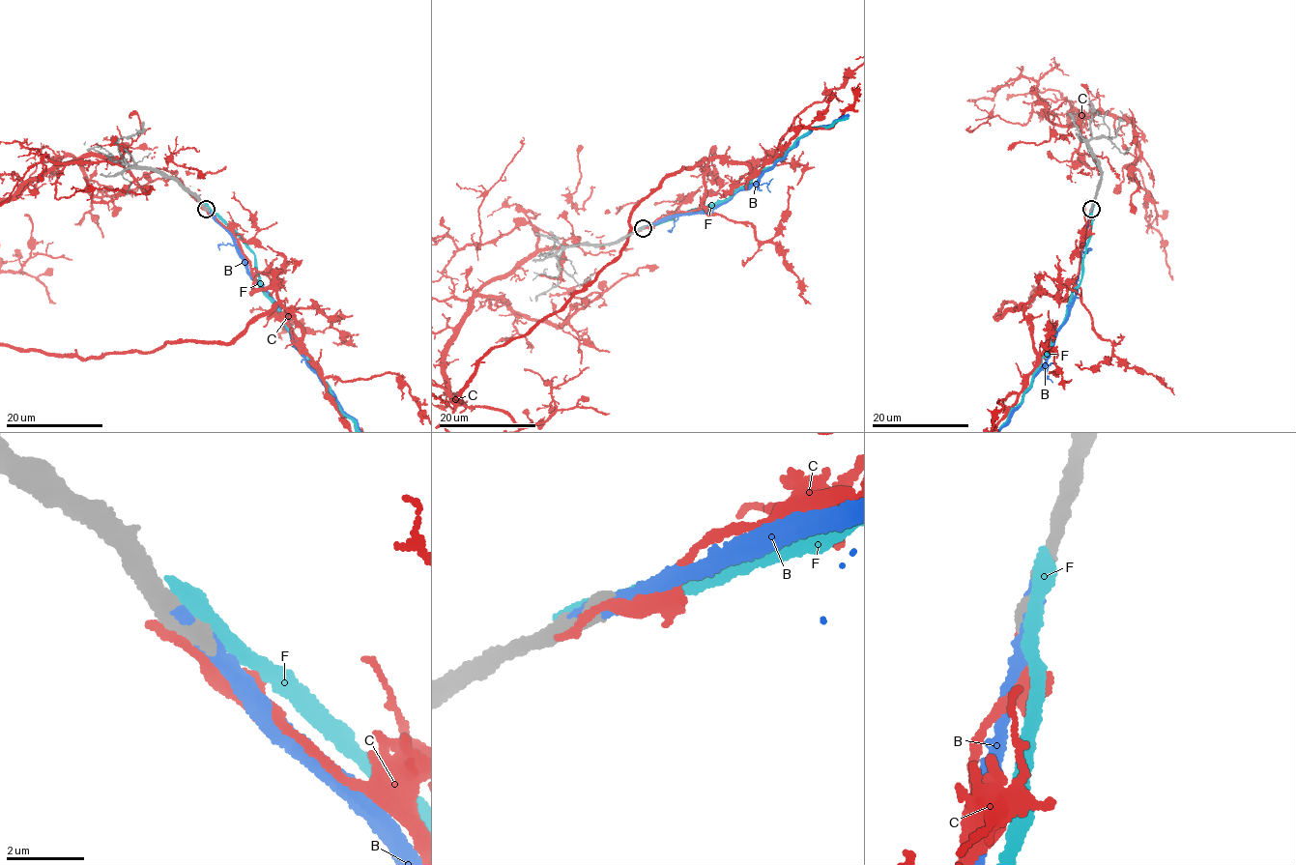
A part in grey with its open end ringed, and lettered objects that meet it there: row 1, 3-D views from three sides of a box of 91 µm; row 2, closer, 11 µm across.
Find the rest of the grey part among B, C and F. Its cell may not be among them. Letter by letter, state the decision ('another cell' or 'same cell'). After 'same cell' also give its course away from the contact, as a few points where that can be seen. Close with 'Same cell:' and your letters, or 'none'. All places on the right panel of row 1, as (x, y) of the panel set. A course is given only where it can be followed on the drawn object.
B: same cell
C: another cell
F: another cell
Same cell: B

